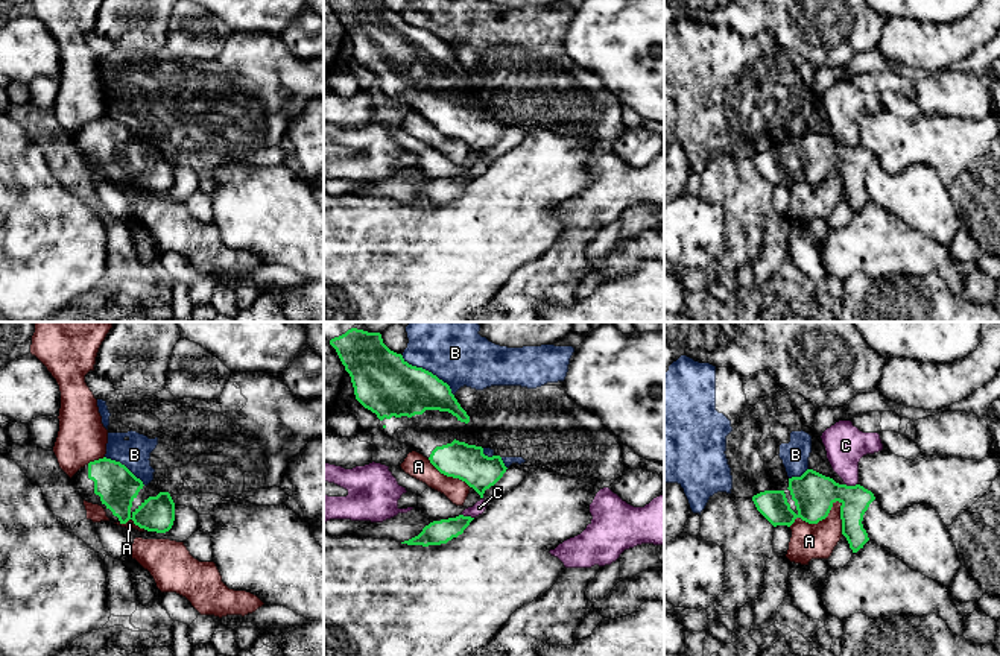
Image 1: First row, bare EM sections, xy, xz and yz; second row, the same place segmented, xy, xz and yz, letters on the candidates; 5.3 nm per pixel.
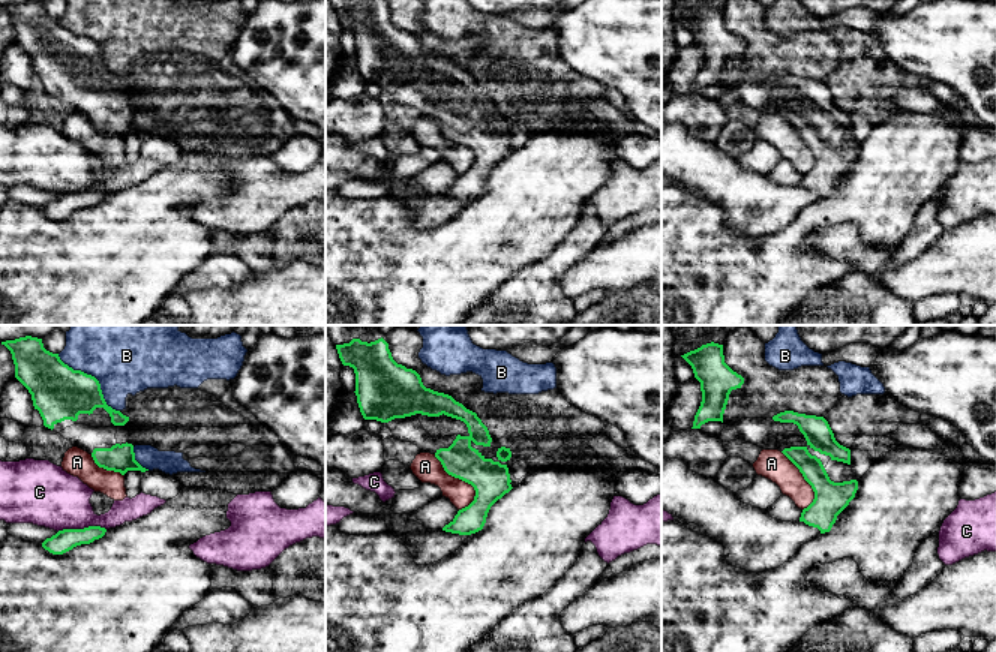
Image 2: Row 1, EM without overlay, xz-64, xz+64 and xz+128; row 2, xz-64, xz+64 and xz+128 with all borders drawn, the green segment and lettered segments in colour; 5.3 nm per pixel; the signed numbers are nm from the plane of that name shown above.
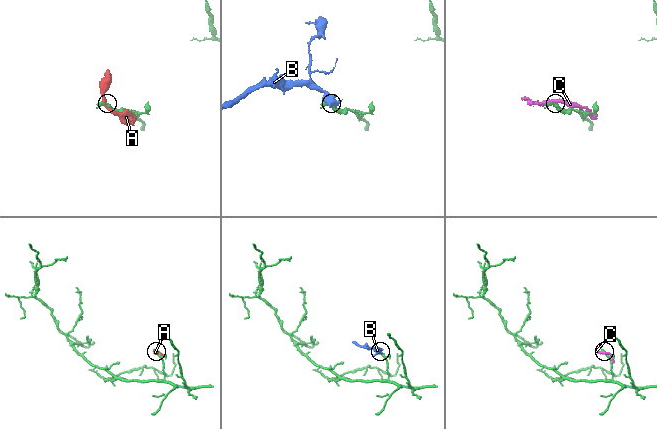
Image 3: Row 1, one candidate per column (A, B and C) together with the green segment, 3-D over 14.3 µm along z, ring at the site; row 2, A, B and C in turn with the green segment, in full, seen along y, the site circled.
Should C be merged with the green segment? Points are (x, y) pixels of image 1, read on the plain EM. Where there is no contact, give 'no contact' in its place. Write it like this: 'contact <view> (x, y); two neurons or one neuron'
contact xz (468, 176); two neurons

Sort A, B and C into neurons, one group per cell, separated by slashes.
A / B / C

